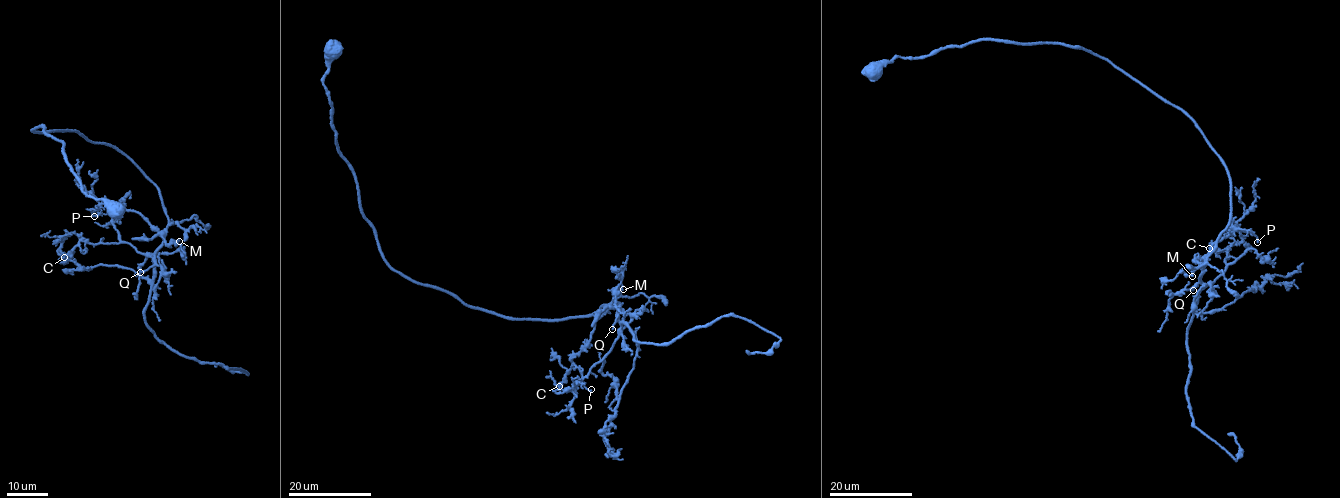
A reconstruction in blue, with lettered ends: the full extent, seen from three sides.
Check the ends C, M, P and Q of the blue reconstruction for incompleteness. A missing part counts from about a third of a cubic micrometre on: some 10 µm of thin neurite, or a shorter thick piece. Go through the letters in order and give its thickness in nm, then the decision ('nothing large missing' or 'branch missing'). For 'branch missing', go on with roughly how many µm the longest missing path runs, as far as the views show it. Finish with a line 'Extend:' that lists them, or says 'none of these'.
C: calibre 110 nm; nothing large missing
M: calibre 190 nm; nothing large missing
P: calibre 170 nm; nothing large missing
Q: calibre 180 nm; nothing large missing
Extend: none of these

